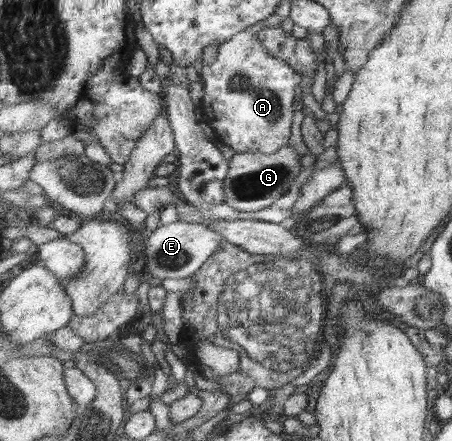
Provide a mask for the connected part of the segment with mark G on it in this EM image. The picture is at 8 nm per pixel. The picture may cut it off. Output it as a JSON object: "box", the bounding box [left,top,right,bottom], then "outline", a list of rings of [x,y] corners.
{"box":[224,145,302,212],"outline":[[[290,145],[278,150],[278,154],[262,152],[235,153],[230,159],[230,170],[224,181],[226,204],[240,212],[260,212],[284,196],[294,184],[296,177],[302,172],[301,154]]]}

